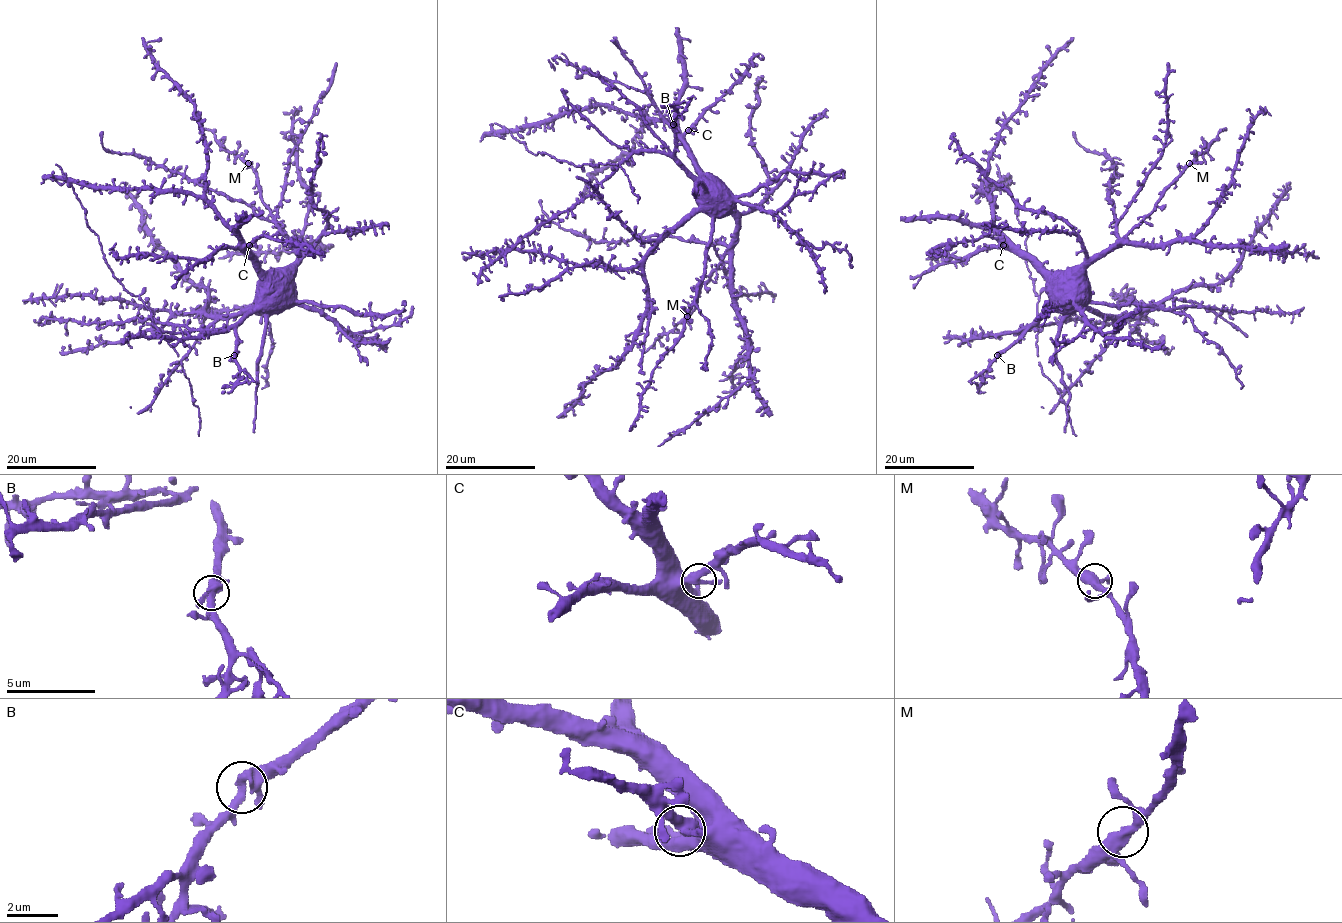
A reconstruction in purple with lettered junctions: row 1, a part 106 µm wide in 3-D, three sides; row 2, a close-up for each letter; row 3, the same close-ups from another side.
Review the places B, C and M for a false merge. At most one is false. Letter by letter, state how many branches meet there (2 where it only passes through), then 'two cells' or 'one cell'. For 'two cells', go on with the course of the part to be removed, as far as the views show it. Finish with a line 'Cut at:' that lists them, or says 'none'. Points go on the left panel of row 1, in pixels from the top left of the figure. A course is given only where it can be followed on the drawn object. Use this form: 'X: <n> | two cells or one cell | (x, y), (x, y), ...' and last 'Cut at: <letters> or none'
B: 3 | one cell
C: 3 | one cell
M: 3 | one cell
Cut at: none

